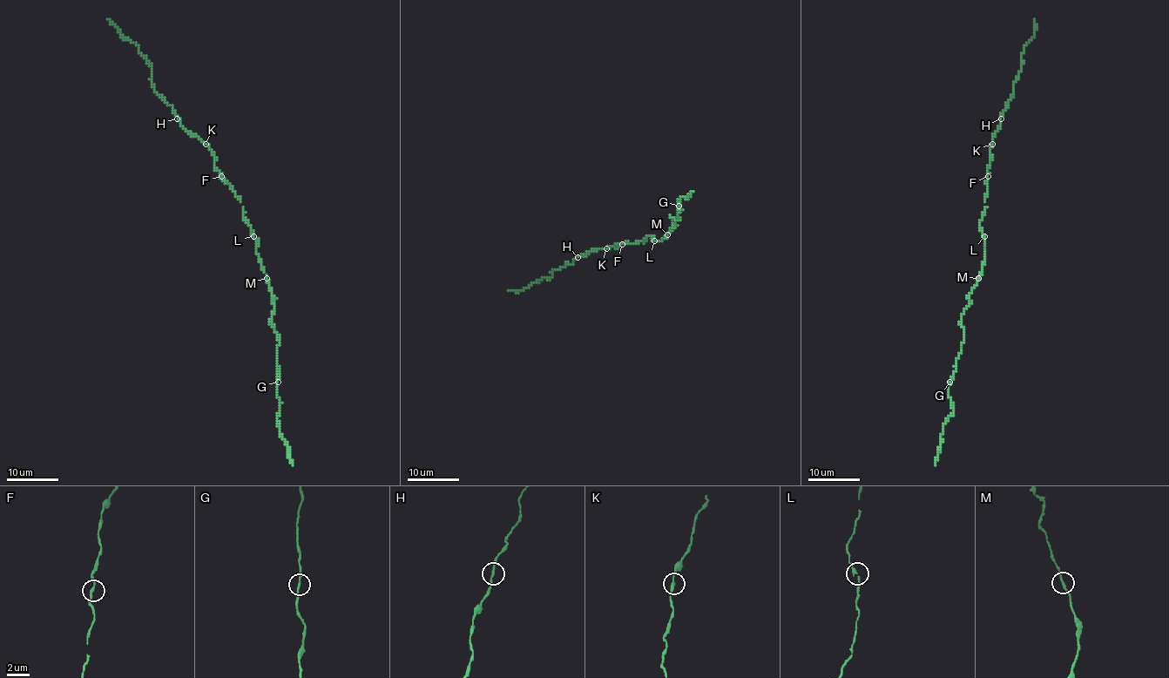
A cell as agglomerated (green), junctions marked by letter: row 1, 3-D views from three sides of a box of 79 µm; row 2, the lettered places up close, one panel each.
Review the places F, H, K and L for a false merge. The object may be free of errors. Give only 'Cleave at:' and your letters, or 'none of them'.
Cleave at: none of them

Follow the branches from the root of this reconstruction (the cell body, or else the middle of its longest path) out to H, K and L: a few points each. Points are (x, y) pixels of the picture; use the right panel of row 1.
H: (980, 223), (988, 191), (987, 168), (990, 159), (990, 145), (1001, 118)
K: (980, 223), (985, 209), (987, 168), (992, 144)
L: (980, 223), (980, 231), (984, 236)

